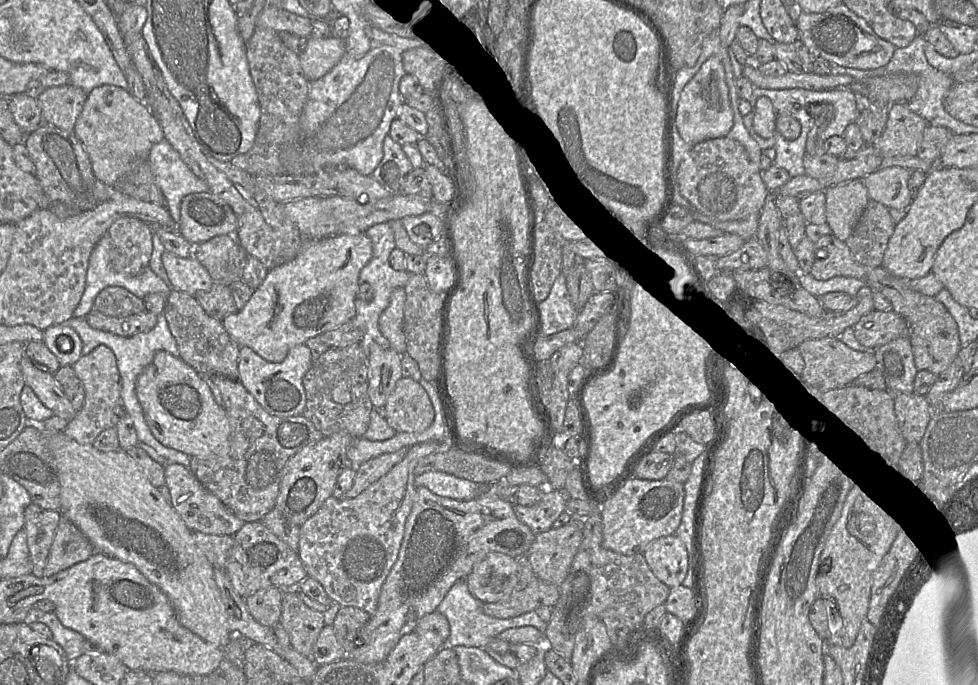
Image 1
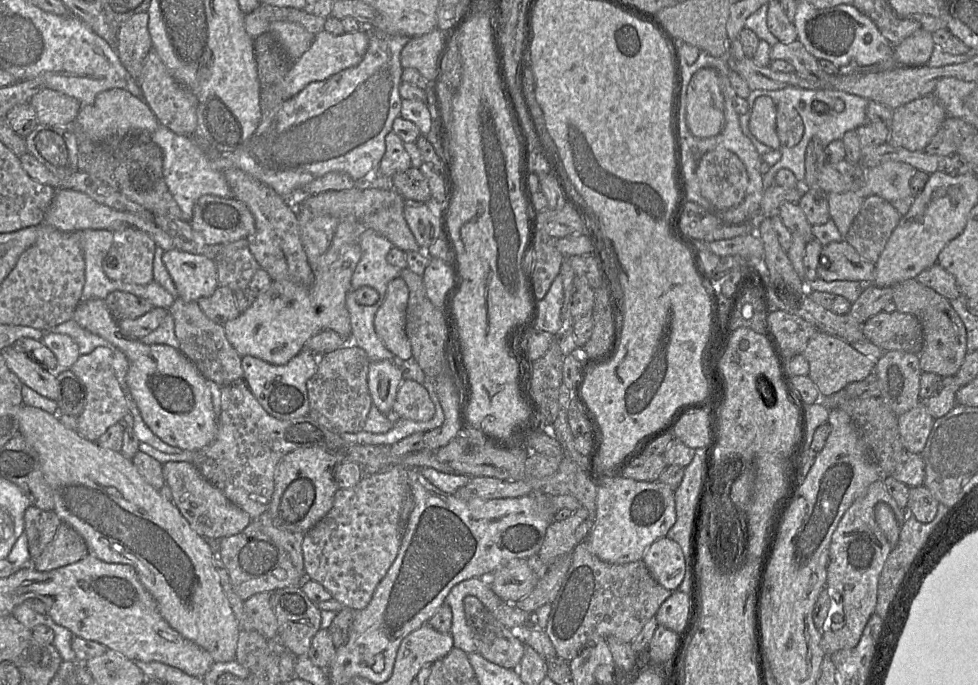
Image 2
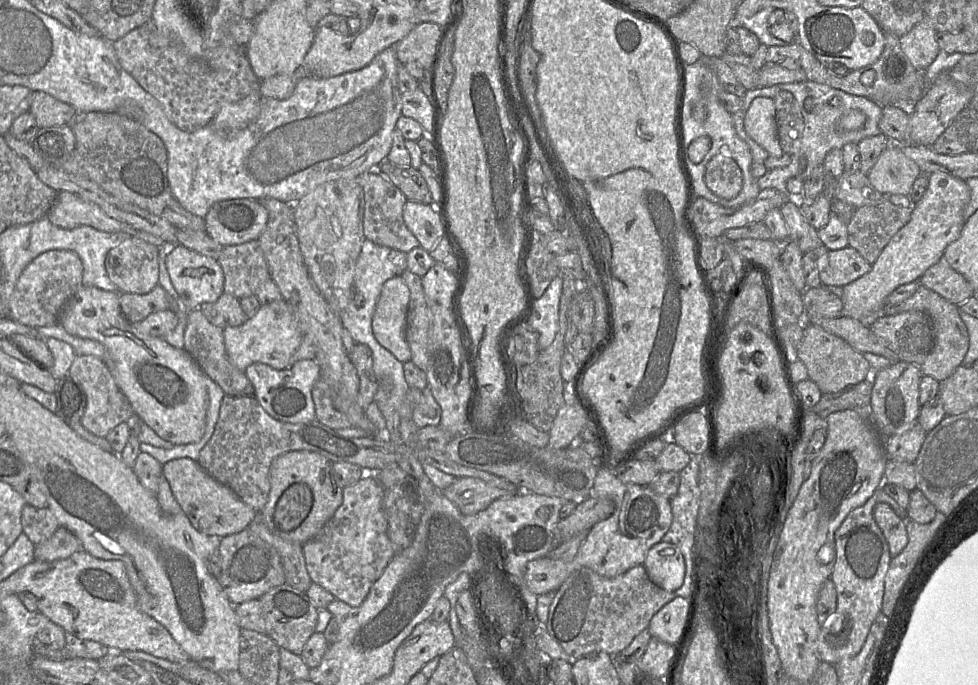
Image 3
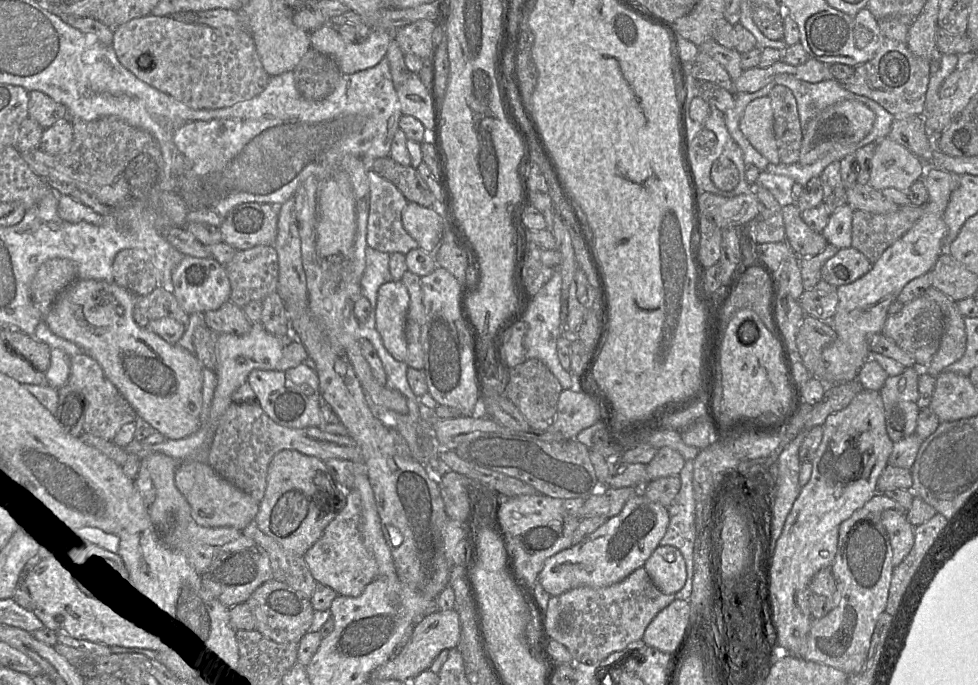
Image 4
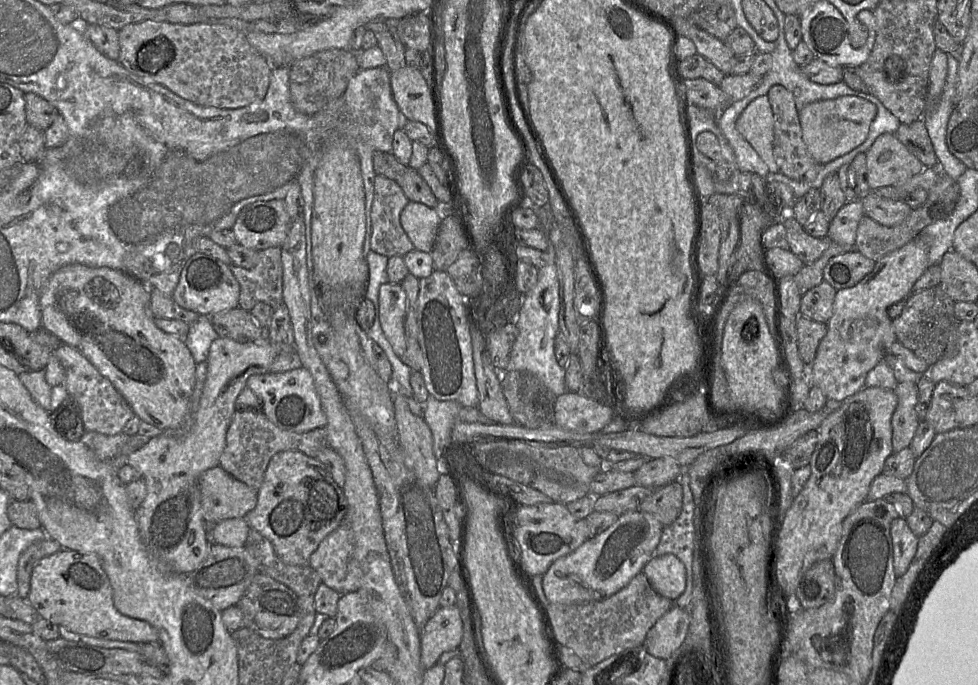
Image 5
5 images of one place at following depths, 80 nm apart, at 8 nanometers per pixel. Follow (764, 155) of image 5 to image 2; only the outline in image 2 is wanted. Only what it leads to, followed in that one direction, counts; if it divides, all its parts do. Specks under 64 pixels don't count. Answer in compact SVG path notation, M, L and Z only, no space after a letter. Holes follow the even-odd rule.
M759 96L754 101L749 119L749 130L761 143L772 150L782 146L776 131L776 105L772 98Z

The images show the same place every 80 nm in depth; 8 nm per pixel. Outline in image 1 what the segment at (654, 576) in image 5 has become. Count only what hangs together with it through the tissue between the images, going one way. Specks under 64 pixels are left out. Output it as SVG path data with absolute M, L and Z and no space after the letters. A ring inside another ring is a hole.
M673 534L655 539L643 556L655 577L666 586L682 585L689 568L689 554L679 537Z

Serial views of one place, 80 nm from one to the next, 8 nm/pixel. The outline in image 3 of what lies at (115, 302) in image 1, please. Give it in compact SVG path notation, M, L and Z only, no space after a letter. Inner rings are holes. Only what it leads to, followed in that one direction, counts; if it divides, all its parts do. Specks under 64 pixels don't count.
M159 285L147 294L119 294L122 313L130 323L140 322L152 313L172 309L173 297Z

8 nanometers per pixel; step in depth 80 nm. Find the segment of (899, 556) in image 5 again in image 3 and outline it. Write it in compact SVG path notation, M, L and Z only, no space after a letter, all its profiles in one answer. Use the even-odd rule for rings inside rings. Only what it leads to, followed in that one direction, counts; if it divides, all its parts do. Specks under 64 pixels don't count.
M886 503L875 504L873 517L888 542L891 557L896 557L908 542L905 522Z

